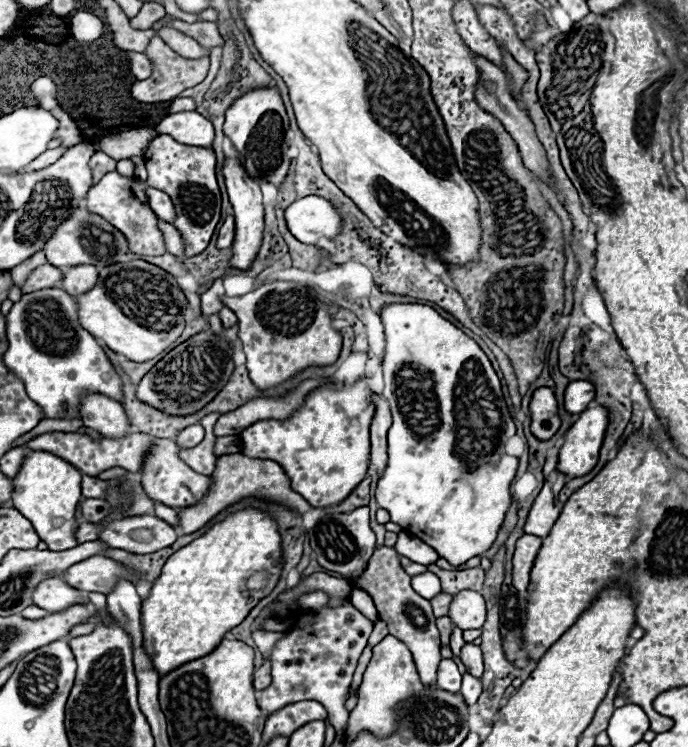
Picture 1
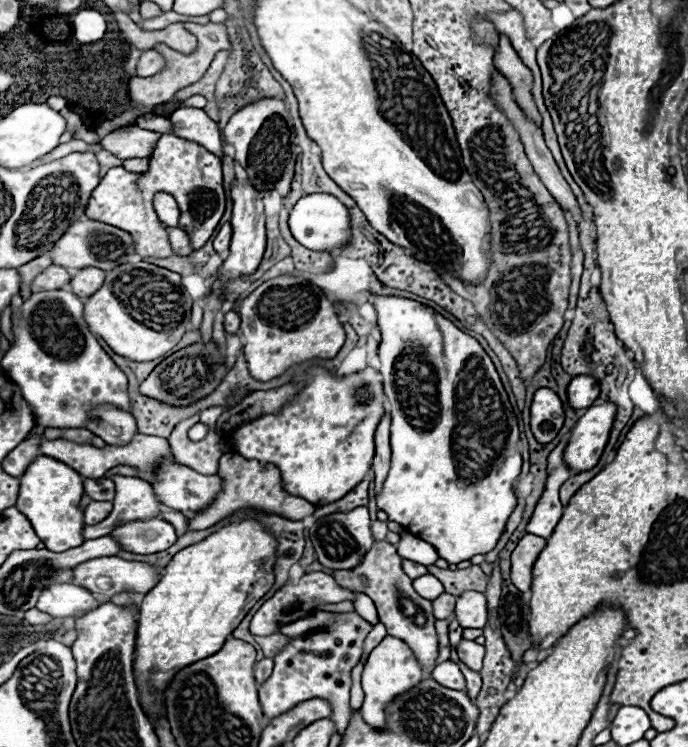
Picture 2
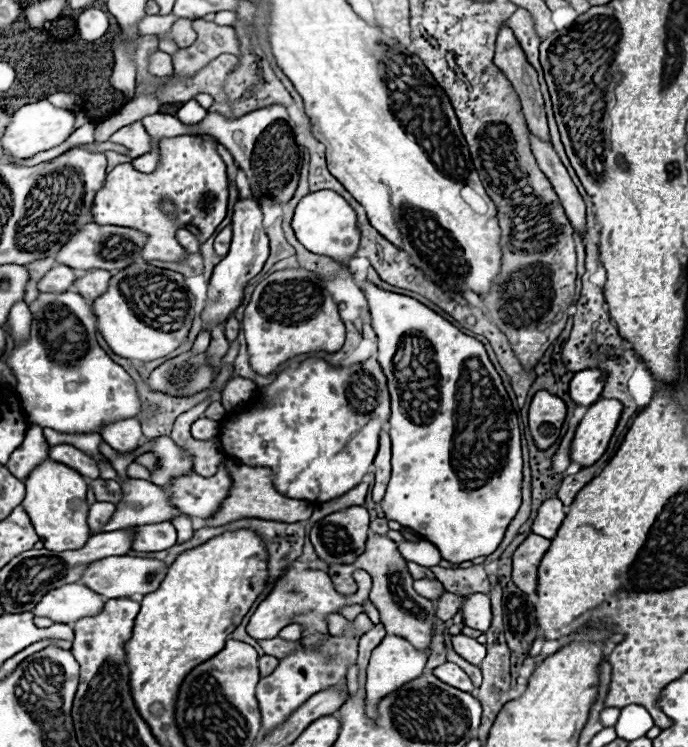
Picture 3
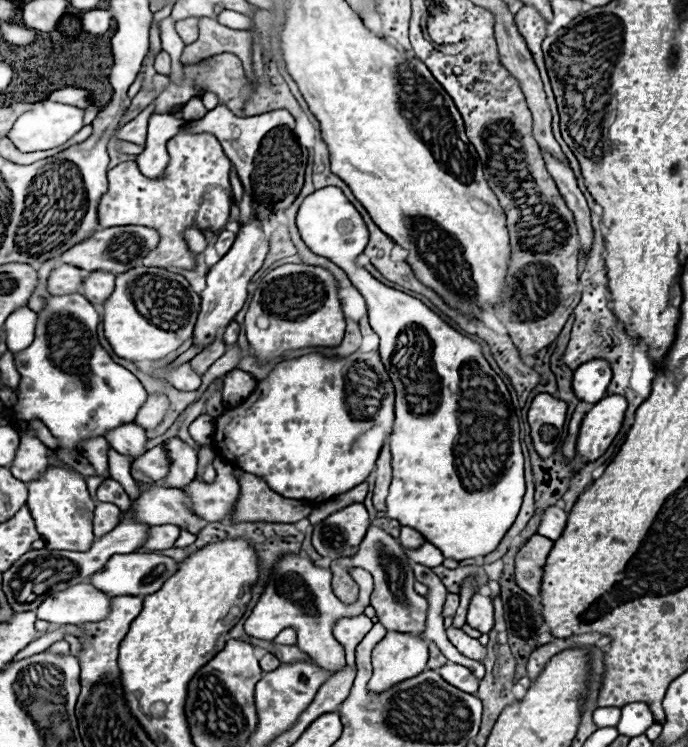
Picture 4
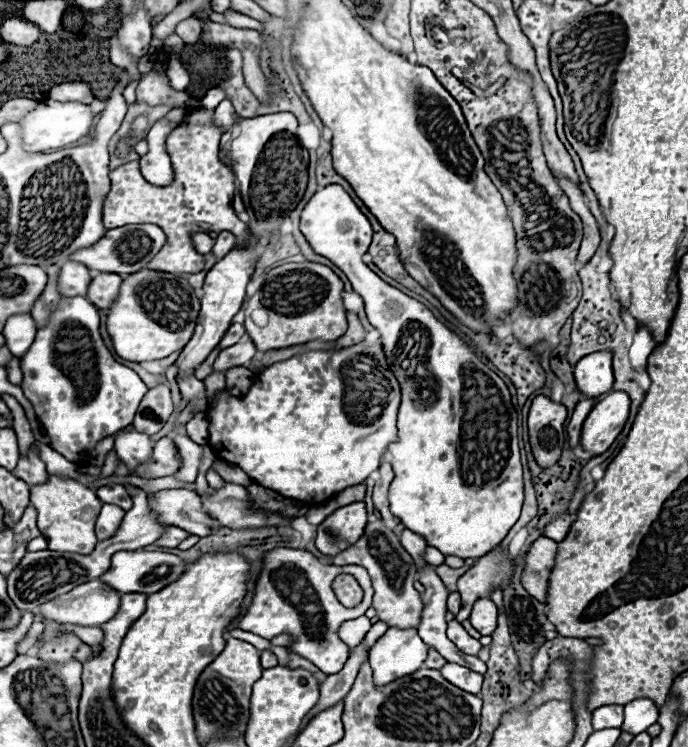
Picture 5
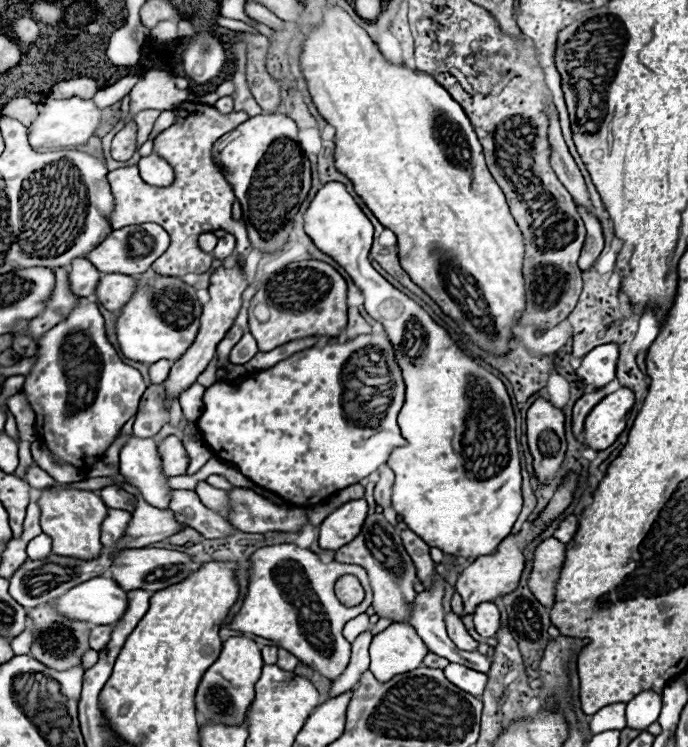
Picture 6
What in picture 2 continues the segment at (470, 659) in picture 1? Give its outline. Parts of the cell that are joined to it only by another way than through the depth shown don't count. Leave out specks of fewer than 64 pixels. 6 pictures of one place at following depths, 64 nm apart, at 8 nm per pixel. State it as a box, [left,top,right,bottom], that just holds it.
[456,640,484,672]

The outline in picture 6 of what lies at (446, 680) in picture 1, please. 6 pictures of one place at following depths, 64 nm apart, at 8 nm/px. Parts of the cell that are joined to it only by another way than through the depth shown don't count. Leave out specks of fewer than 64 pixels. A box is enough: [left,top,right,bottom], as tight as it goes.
[444,662,486,696]

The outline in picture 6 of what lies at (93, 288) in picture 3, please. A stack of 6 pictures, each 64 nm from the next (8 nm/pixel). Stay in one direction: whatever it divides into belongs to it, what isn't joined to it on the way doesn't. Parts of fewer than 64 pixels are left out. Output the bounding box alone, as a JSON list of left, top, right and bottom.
[94,274,134,310]

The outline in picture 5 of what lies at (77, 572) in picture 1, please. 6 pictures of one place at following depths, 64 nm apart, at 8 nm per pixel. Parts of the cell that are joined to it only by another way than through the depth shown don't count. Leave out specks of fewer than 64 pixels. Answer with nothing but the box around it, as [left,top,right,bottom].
[98,550,188,594]

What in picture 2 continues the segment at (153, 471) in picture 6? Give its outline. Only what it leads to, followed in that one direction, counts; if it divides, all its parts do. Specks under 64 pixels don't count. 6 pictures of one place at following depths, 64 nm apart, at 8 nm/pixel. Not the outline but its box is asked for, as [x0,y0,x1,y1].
[88,404,138,444]

